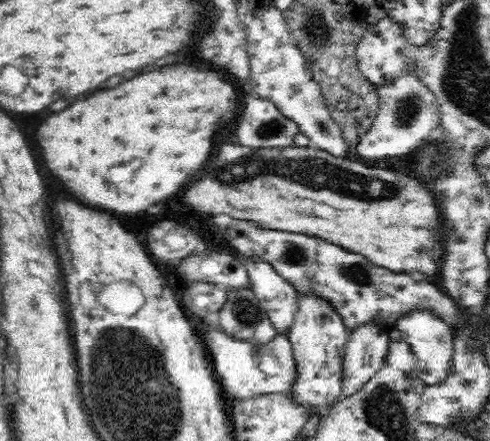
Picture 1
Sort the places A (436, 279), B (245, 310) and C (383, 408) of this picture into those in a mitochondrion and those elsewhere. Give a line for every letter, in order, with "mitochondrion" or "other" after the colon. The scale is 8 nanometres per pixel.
A: other
B: mitochondrion
C: mitochondrion

